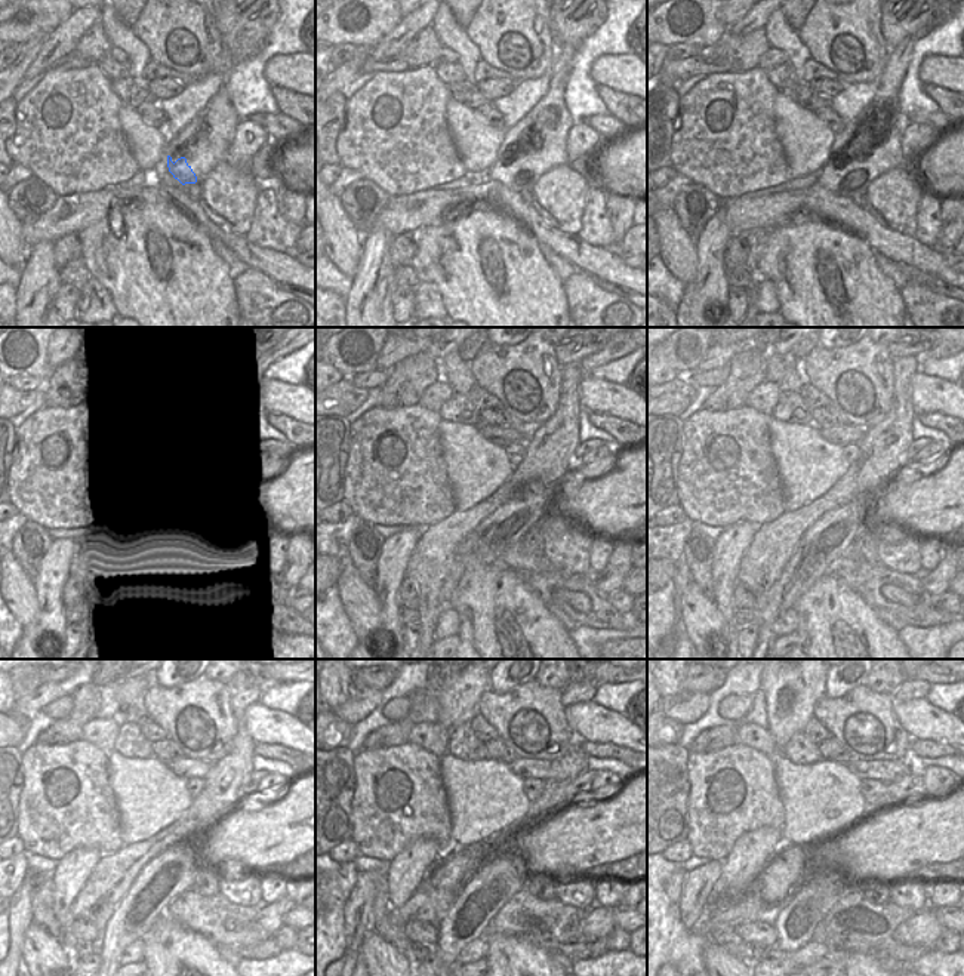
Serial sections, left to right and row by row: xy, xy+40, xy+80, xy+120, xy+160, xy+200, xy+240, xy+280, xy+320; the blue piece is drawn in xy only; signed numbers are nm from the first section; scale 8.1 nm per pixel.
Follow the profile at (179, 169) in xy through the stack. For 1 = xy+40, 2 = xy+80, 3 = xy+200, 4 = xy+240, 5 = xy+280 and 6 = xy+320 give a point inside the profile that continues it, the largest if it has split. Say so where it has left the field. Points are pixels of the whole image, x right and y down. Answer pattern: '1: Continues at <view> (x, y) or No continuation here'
1: Continues at xy+40 (511, 175)
2: Continues at xy+80 (840, 178)
3: Continues at xy+200 (832, 536)
4: Continues at xy+240 (168, 876)
5: Continues at xy+280 (495, 881)
6: Continues at xy+320 (795, 921).

